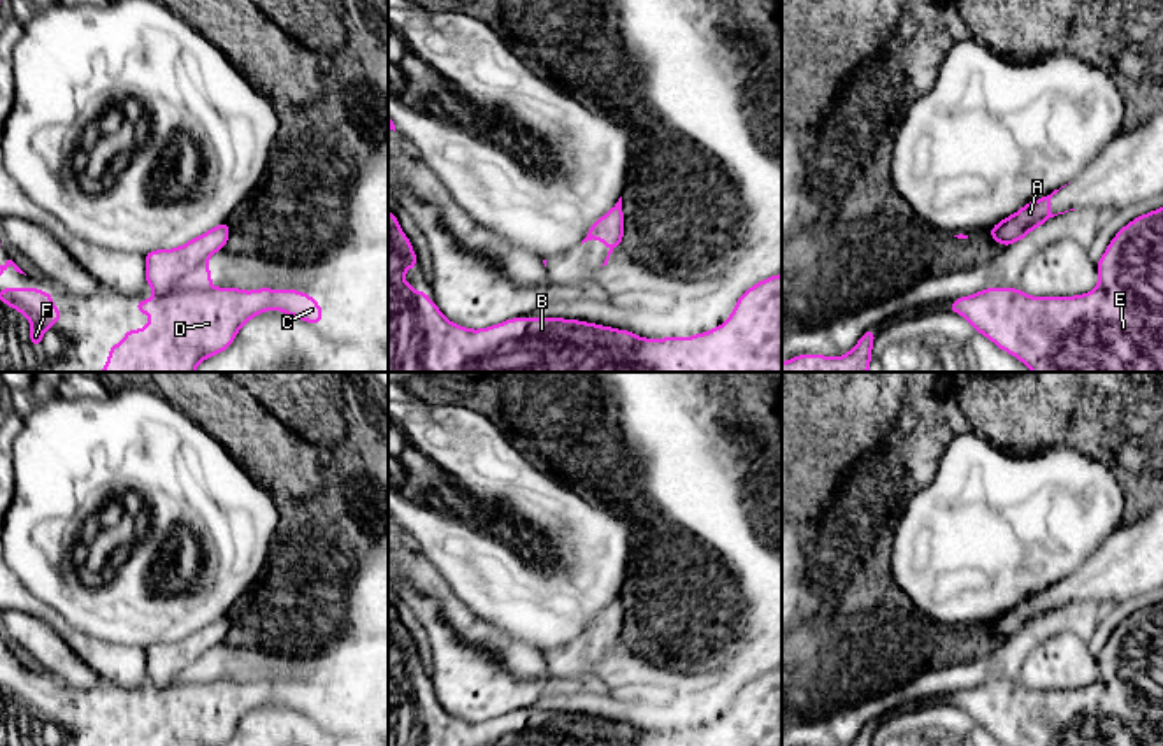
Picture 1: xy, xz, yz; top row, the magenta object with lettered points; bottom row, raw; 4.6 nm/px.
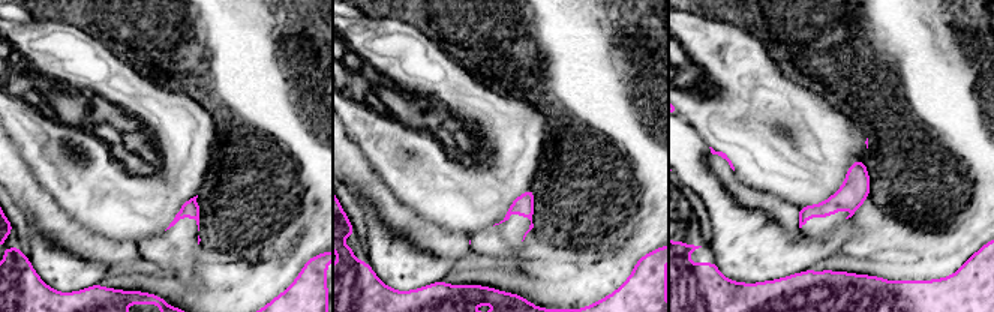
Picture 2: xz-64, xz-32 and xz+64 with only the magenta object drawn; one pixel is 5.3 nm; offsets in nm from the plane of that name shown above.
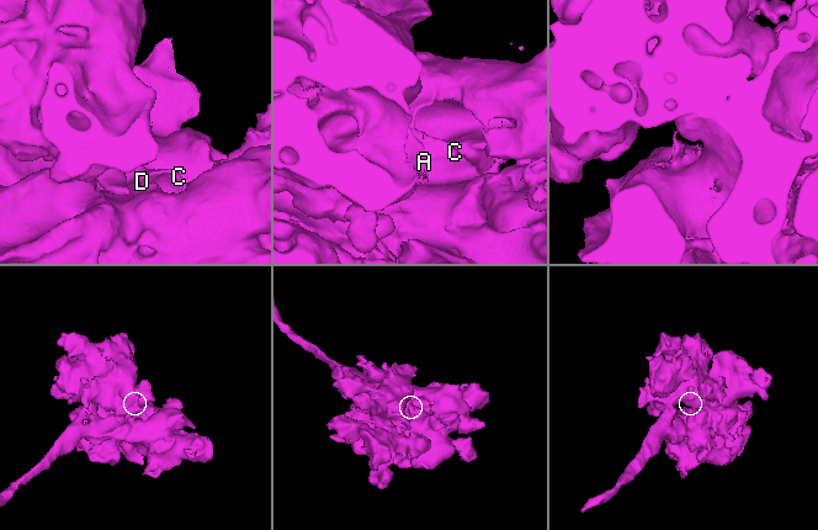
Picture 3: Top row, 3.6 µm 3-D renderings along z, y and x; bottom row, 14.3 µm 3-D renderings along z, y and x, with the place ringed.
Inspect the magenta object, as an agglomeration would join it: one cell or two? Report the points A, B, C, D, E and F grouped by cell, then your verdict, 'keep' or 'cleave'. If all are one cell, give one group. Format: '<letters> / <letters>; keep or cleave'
A B C D E F; keep

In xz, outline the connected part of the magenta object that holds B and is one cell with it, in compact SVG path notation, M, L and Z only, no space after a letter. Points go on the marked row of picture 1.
M388 209L388 372L782 372L782 274L759 281L717 328L689 339L641 339L632 332L562 318L513 318L471 330L448 321L402 274L418 267Z

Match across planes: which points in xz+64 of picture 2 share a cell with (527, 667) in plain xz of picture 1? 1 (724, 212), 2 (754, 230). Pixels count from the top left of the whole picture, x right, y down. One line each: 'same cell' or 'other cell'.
1: other cell
2: other cell

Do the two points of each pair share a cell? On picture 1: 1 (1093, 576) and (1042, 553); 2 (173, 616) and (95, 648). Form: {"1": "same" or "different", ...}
{"1": "different", "2": "different"}

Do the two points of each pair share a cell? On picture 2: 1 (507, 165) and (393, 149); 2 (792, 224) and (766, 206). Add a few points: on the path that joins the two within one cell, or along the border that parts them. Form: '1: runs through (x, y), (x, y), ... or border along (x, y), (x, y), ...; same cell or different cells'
1: runs through (479, 176), (425, 176), (422, 173); same cell
2: runs through (786, 218), (772, 206); same cell

